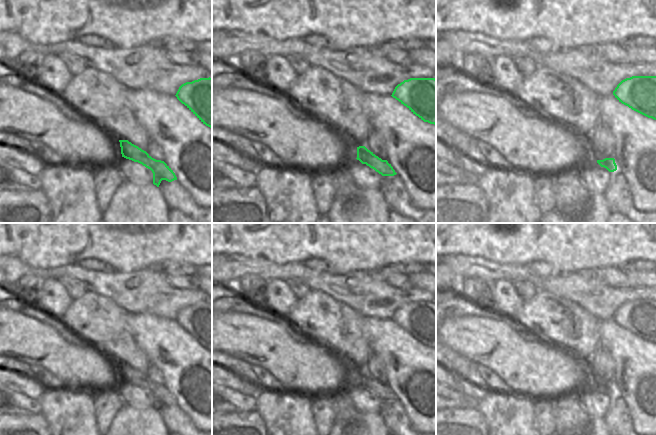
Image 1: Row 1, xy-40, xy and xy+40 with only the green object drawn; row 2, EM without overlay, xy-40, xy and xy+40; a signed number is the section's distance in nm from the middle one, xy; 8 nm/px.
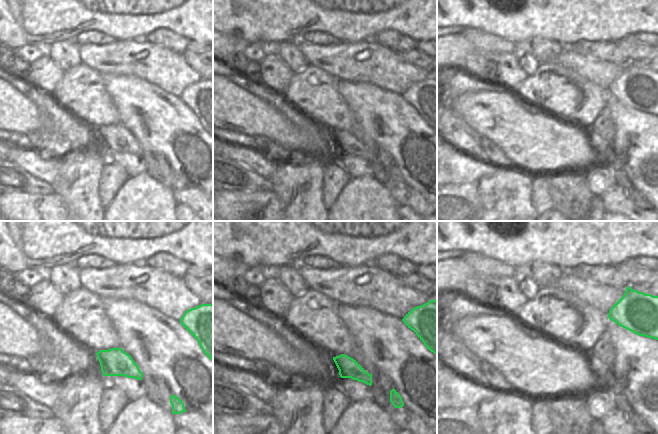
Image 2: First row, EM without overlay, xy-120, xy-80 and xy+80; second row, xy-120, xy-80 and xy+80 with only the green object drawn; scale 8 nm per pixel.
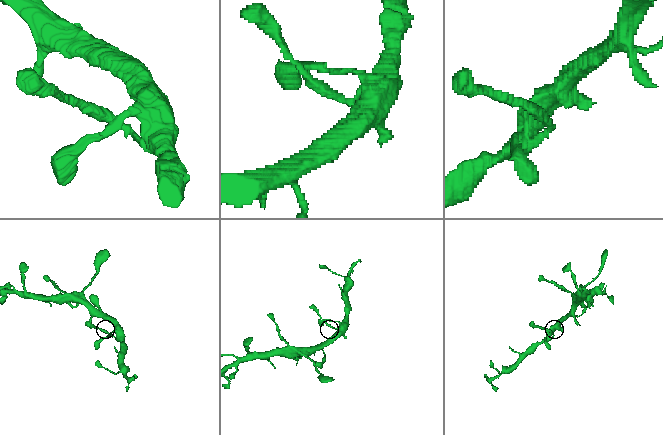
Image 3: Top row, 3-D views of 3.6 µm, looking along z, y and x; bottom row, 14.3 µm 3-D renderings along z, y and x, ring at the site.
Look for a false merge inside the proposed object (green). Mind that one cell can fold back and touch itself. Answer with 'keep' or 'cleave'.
cleave

